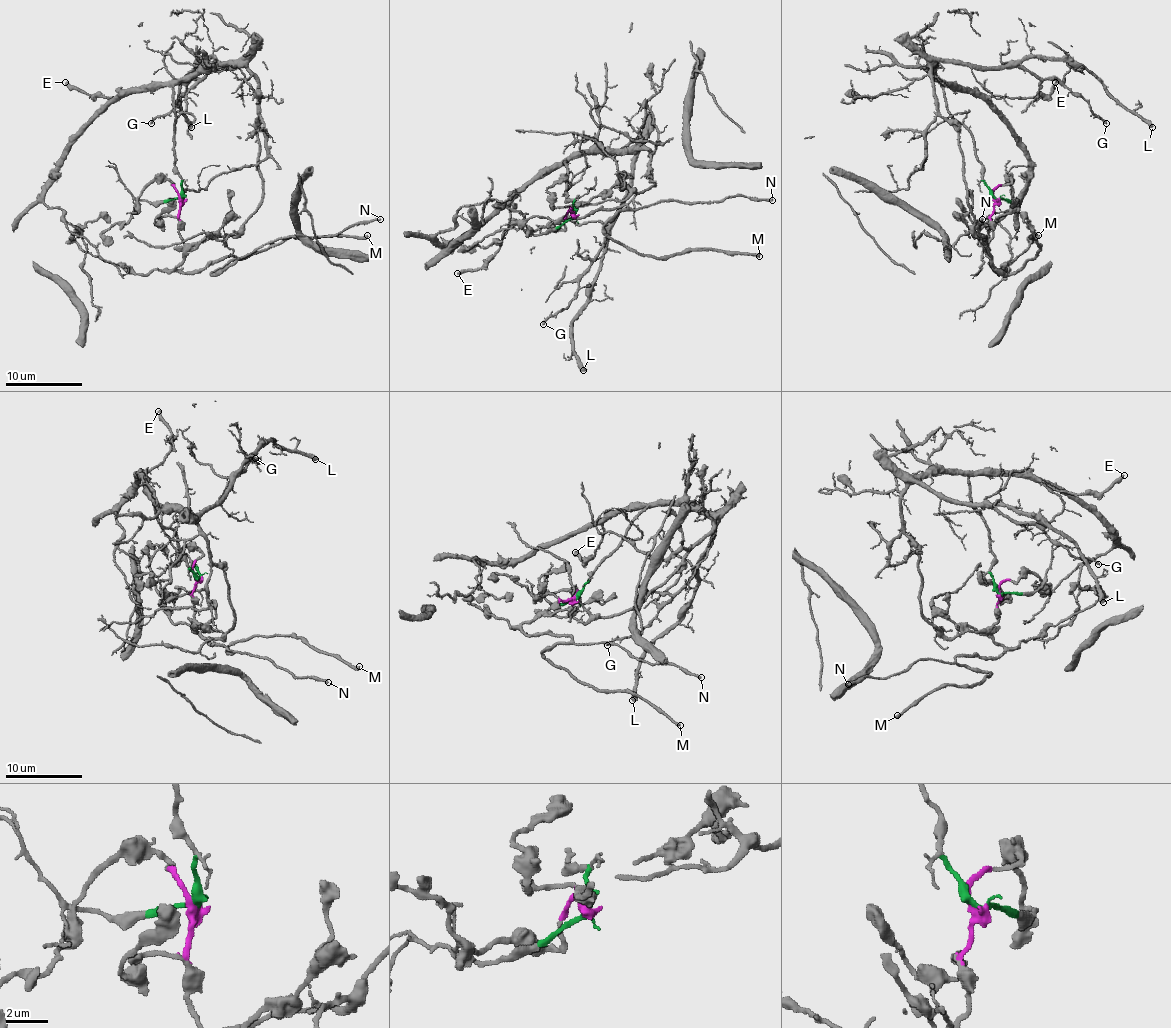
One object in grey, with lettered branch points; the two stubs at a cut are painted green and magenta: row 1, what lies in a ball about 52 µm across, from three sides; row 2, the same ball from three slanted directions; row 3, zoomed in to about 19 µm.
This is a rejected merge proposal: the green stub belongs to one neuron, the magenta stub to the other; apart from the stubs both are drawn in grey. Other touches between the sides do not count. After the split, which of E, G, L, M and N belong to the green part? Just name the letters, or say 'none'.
E, G, L

